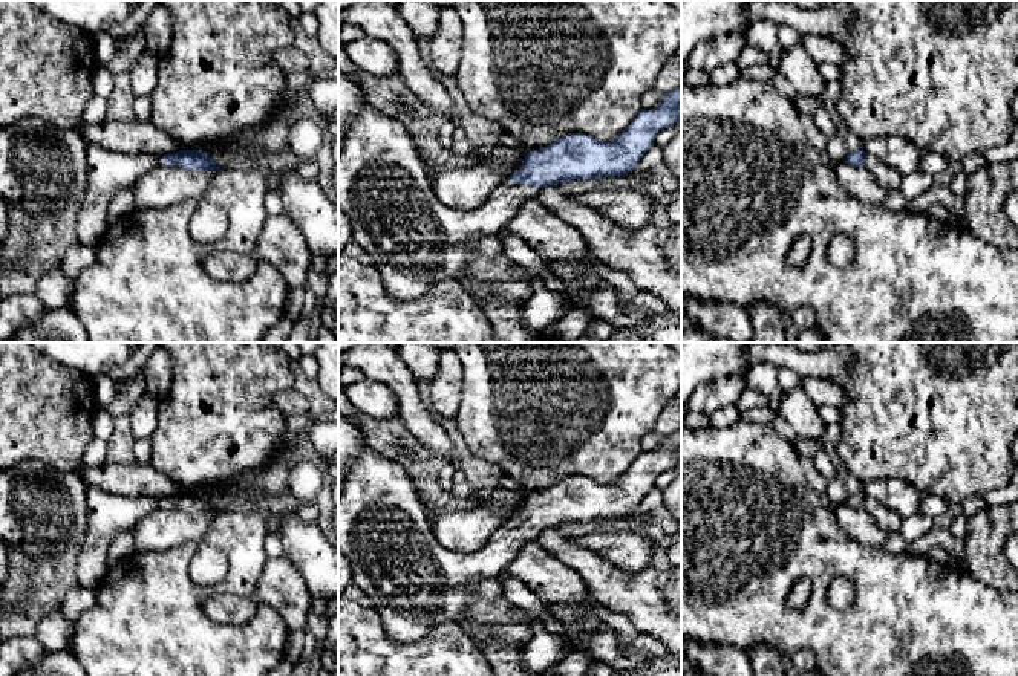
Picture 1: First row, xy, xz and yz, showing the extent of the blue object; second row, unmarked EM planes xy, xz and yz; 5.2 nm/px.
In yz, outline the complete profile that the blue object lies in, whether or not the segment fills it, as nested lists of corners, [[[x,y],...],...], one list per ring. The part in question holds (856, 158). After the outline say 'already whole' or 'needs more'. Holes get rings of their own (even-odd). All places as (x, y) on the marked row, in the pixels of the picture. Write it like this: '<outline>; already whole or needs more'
[[[863,150],[850,151],[843,162],[853,167],[865,167],[886,191],[897,190],[903,179],[903,174],[896,168]]]; needs more

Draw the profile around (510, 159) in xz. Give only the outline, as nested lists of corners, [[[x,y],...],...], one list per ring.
[[[499,142],[487,145],[471,145],[468,165],[481,167],[494,164],[504,170],[504,180],[519,171],[524,165],[525,156],[520,150],[502,145]]]

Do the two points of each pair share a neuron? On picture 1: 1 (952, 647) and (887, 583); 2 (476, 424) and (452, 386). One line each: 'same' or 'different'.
1: same
2: different

